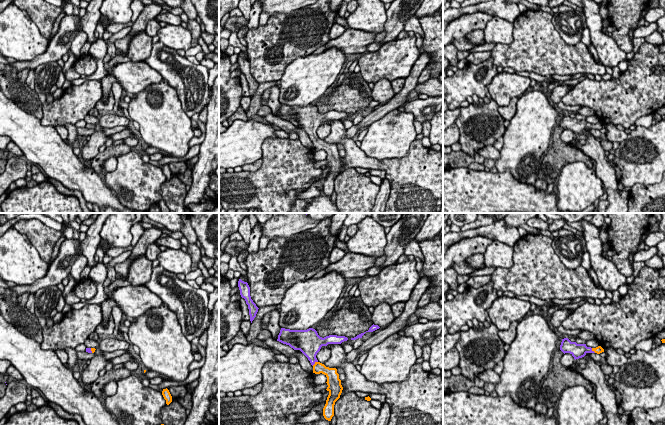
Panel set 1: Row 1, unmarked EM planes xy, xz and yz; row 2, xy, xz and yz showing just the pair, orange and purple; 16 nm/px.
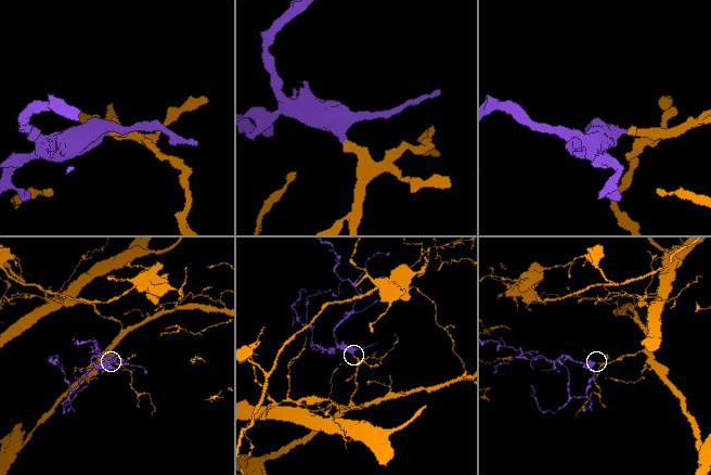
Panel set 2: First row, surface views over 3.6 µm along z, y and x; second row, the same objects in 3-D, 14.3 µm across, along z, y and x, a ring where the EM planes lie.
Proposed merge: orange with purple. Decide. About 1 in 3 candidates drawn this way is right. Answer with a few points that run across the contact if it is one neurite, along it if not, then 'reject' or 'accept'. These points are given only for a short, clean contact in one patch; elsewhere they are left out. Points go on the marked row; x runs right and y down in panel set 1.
line xz (318, 367), (315, 363), (310, 349); accept

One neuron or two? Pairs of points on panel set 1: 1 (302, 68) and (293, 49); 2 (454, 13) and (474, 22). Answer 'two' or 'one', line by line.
1: two
2: two

